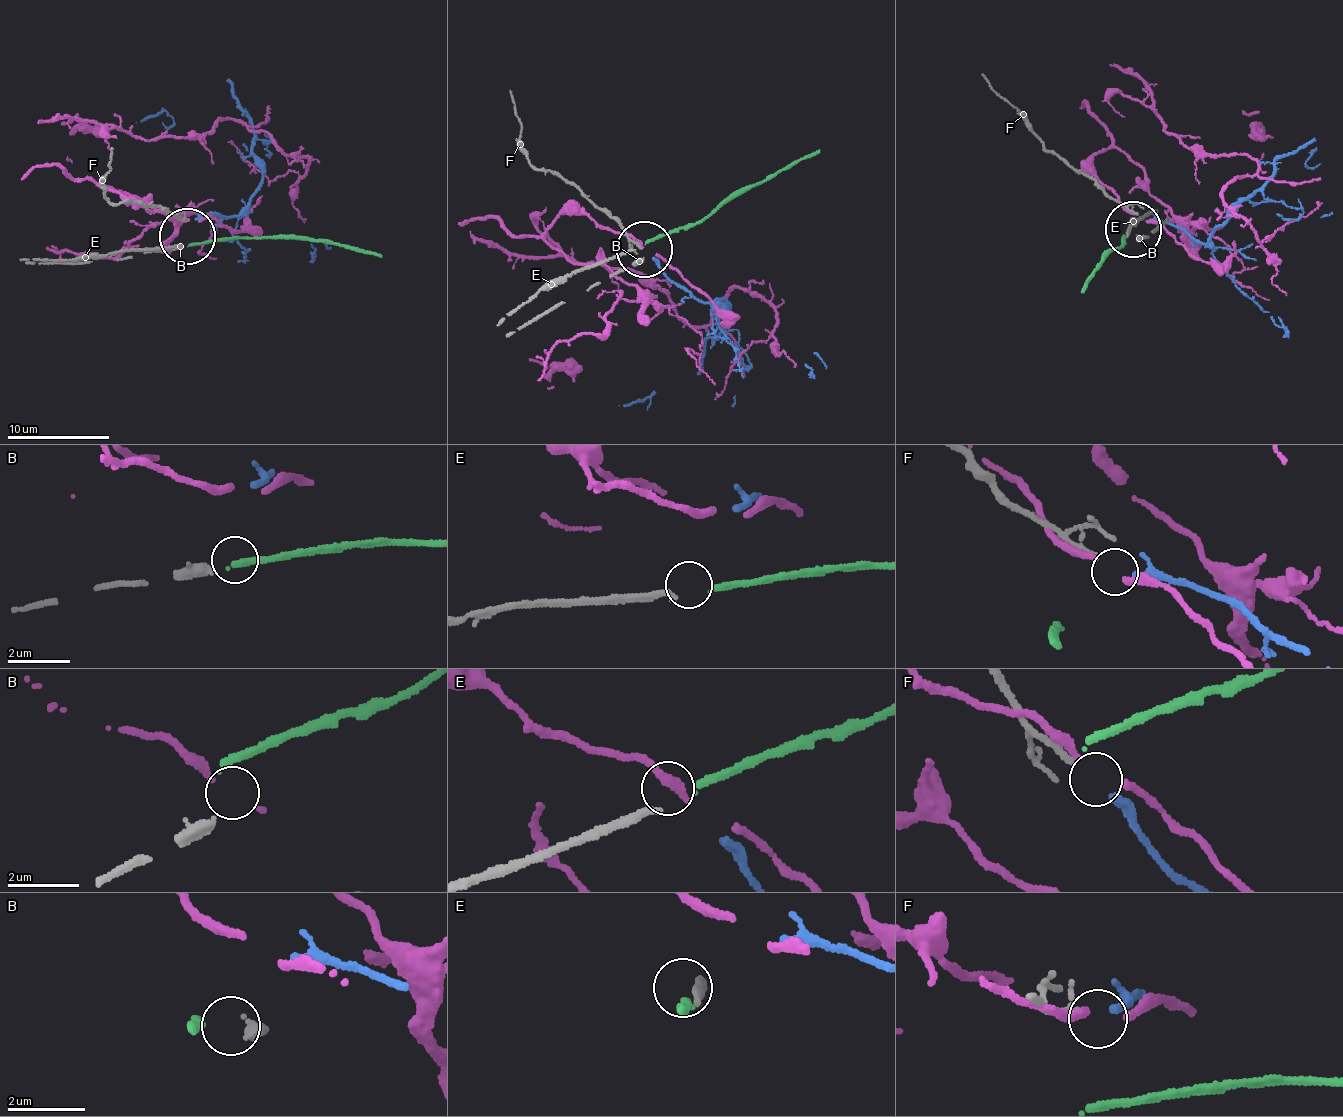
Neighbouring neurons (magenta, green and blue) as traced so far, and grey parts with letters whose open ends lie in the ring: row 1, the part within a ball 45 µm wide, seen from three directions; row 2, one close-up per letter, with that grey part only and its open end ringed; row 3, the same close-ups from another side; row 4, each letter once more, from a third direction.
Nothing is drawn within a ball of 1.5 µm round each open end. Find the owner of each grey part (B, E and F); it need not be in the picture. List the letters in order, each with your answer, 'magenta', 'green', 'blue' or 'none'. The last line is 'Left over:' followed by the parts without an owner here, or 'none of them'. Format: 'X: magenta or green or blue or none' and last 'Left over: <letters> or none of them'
B: none
E: green
F: blue
Left over: B

